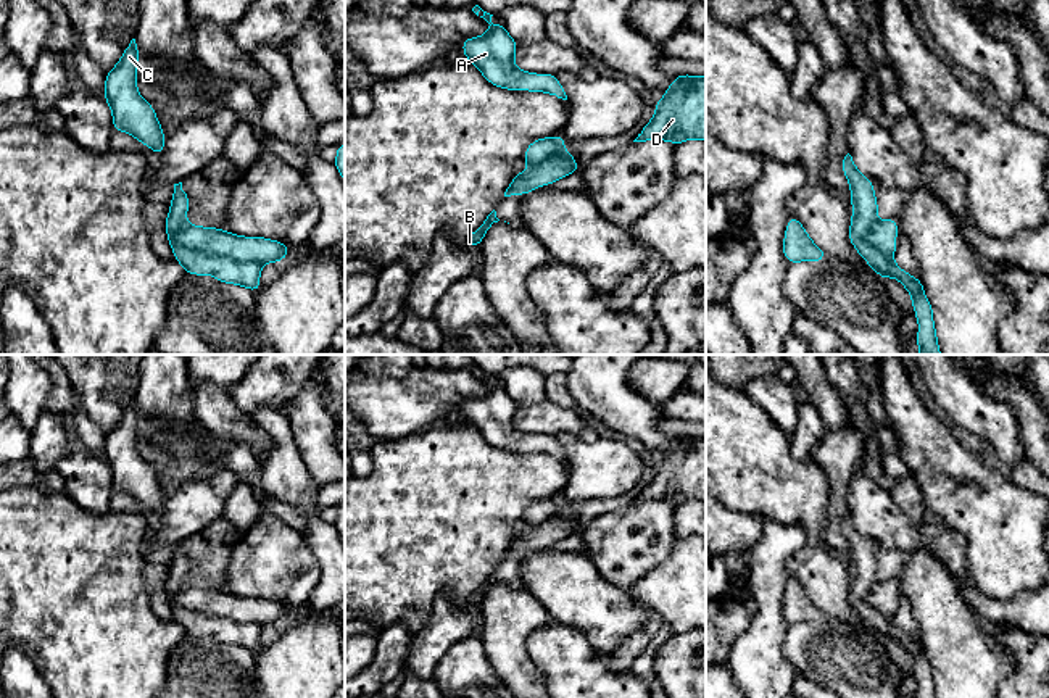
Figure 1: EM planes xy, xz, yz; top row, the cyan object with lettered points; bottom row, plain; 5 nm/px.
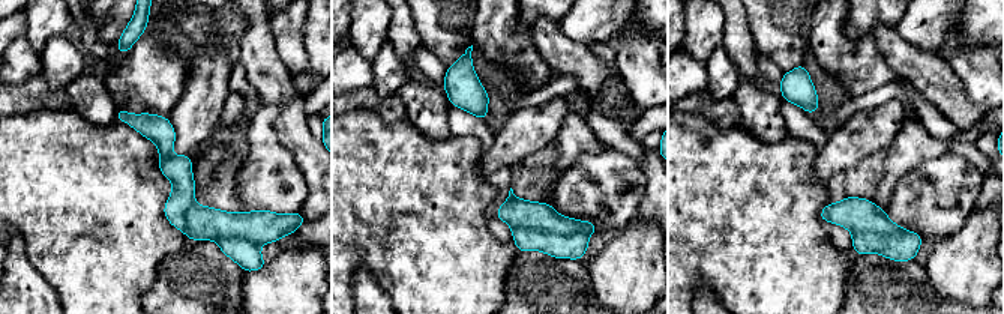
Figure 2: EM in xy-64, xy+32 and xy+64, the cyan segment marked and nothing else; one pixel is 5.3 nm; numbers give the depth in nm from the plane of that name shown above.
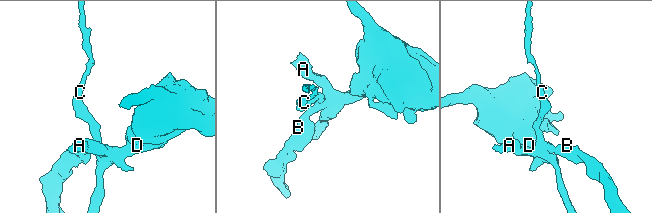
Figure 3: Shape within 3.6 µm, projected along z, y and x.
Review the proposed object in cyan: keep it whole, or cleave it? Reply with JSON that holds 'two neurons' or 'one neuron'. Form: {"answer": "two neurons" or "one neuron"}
{"answer": "two neurons"}

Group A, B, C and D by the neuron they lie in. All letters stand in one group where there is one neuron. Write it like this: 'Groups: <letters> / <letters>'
Groups: A B D / C

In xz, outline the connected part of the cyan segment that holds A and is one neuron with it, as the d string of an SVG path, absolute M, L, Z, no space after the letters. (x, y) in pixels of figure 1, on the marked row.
M479 5L472 11L490 24L485 35L464 39L462 53L474 63L482 76L493 85L506 90L548 92L558 98L567 100L556 74L533 74L516 68L516 40L506 32L504 24L495 26L490 13Z

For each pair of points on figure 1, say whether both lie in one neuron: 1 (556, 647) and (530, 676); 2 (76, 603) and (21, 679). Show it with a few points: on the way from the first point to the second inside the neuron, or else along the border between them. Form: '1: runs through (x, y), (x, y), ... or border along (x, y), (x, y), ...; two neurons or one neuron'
1: border along (534, 631), (529, 639), (529, 655), (545, 681); two neurons
2: border along (16, 645), (45, 681); two neurons

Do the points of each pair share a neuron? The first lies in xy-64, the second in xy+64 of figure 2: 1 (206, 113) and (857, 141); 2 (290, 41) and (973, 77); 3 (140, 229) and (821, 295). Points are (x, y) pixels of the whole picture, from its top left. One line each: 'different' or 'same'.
1: same
2: same
3: same

